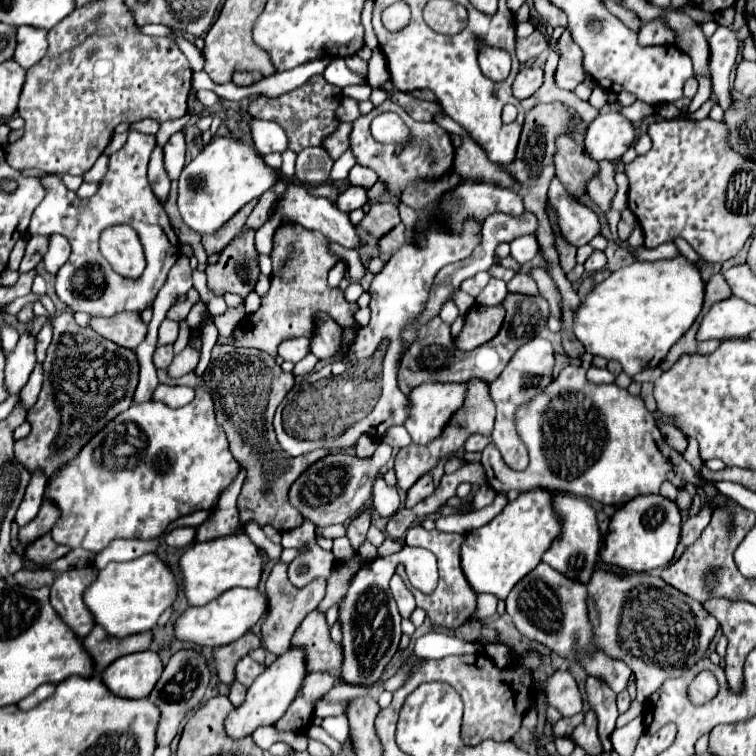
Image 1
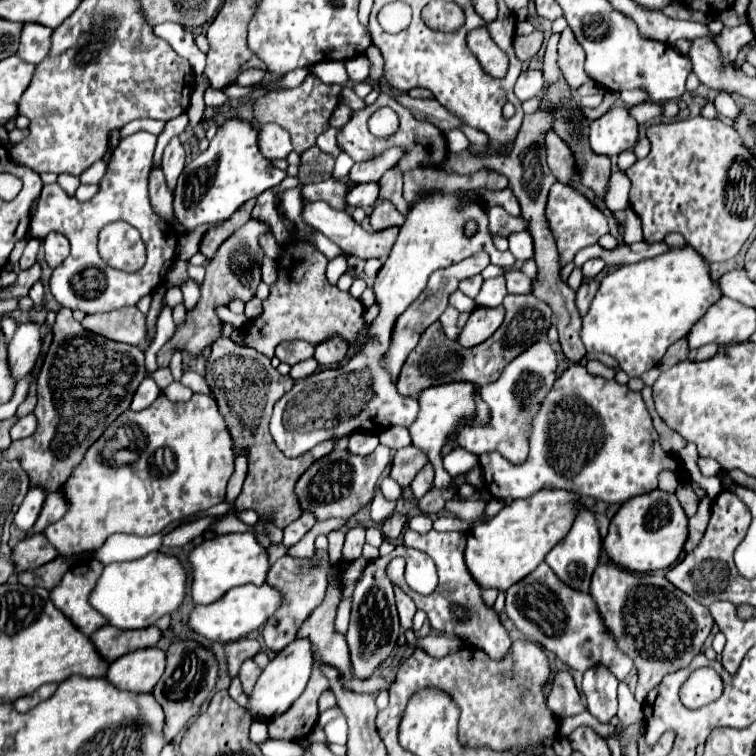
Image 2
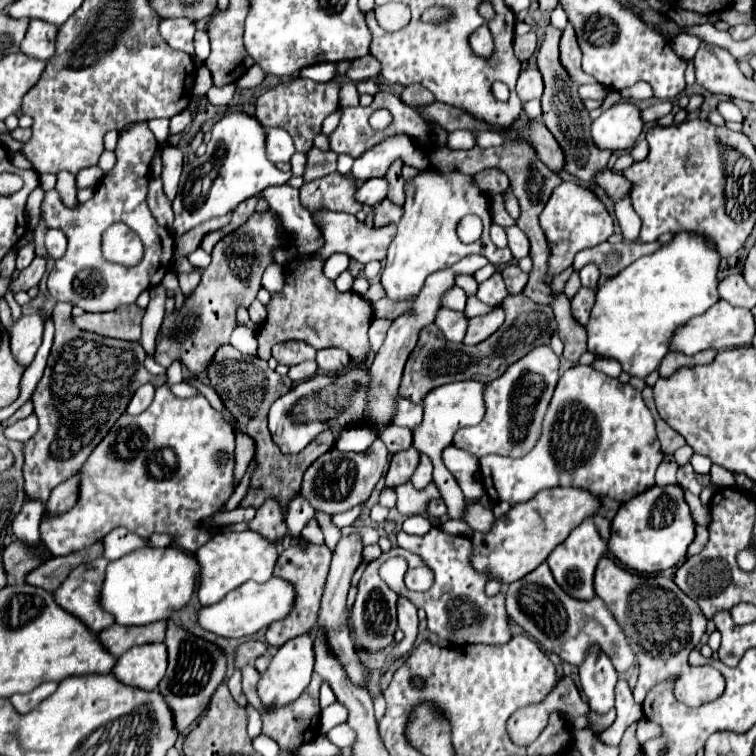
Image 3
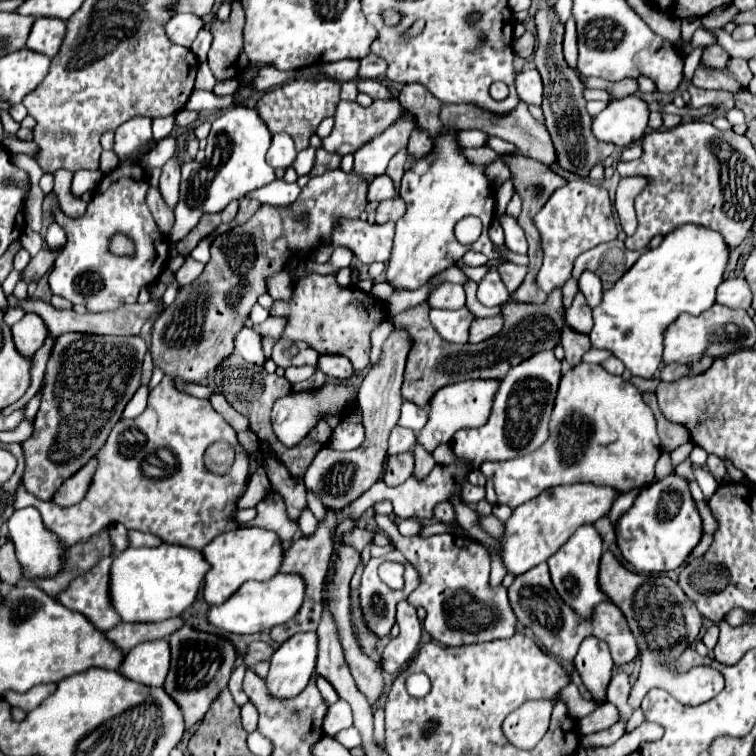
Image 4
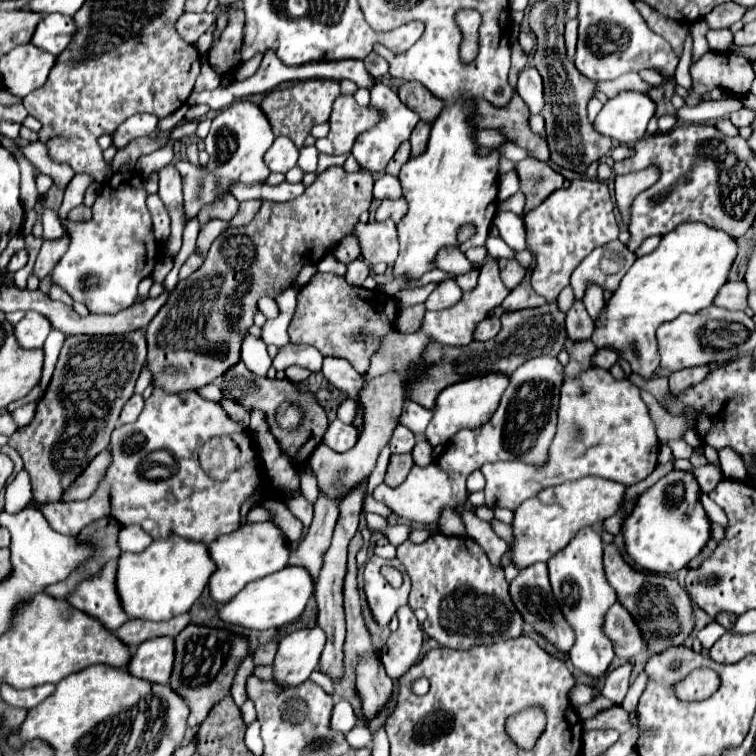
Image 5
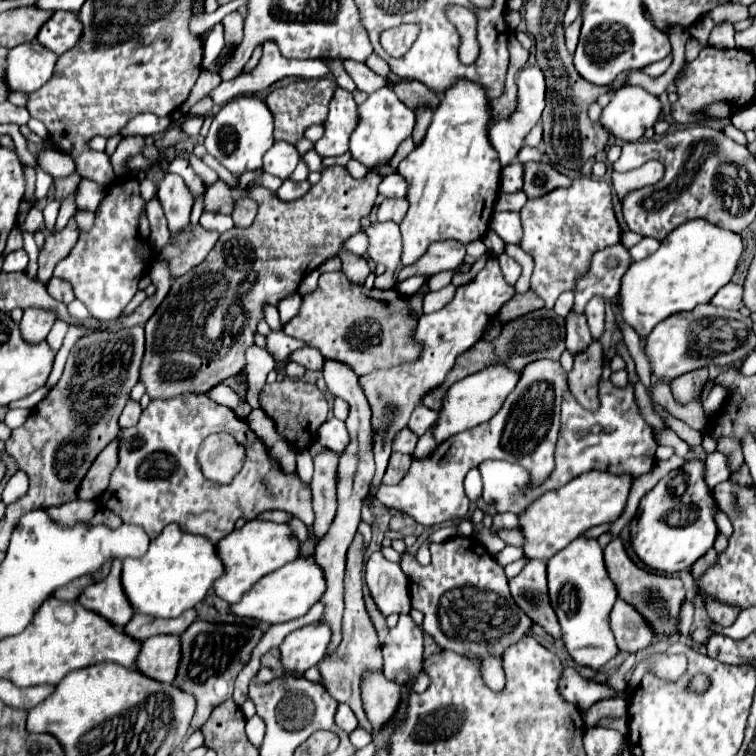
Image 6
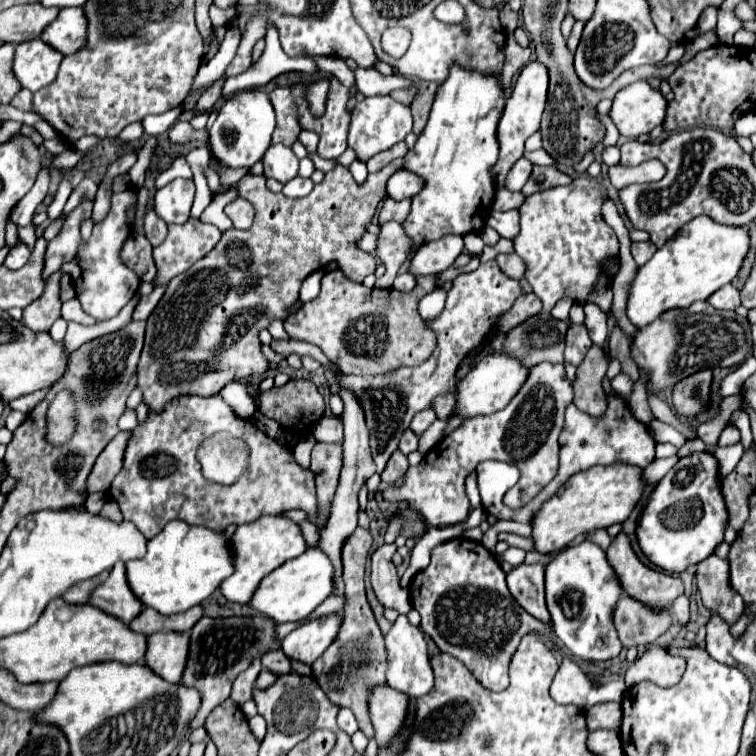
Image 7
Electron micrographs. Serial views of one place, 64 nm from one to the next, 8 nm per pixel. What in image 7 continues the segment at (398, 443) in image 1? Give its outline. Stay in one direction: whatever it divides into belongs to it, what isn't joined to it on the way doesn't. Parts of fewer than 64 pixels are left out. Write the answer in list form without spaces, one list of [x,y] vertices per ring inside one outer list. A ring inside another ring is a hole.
[[[406,430],[406,432],[402,434],[402,438],[400,438],[398,450],[400,450],[402,454],[410,454],[410,452],[414,452],[416,448],[418,448],[418,436],[416,436],[412,430]]]

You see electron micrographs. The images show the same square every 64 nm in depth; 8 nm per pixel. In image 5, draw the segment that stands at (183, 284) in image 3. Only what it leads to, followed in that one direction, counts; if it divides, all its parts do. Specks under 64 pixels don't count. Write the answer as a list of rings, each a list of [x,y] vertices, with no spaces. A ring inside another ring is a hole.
[[[194,252],[194,254],[182,264],[182,268],[180,268],[180,280],[186,280],[192,272],[196,272],[196,270],[202,266],[202,262],[204,262],[204,258]]]

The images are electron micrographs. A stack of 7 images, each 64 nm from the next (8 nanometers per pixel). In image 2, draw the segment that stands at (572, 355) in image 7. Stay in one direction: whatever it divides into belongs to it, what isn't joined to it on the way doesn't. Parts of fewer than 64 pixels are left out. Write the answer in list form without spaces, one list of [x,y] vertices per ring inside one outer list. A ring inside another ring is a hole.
[[[584,280],[582,286],[580,286],[578,292],[576,292],[576,306],[578,306],[578,310],[580,310],[580,316],[584,316],[584,314],[588,312],[594,294],[596,294],[596,282]]]

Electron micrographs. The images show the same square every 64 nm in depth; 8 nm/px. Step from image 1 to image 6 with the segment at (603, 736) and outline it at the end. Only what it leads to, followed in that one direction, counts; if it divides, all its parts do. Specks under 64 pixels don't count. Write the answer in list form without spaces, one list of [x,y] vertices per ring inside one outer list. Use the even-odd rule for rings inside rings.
[[[578,536],[564,550],[548,560],[550,602],[558,614],[568,654],[578,666],[600,670],[618,654],[618,646],[608,626],[610,610],[618,598],[616,586],[608,578],[602,548],[596,538]]]

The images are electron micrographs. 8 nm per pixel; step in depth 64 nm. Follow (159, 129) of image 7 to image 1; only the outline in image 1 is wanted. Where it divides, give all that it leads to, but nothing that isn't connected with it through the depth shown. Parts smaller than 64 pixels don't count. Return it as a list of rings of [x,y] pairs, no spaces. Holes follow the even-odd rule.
[[[130,132],[128,142],[110,156],[110,166],[100,182],[98,192],[92,198],[78,198],[76,192],[68,190],[60,176],[40,176],[48,194],[42,204],[34,210],[30,220],[30,234],[62,234],[72,246],[68,262],[56,274],[56,294],[74,312],[88,312],[90,316],[114,316],[118,312],[142,314],[152,306],[156,292],[164,286],[166,272],[178,260],[178,238],[162,204],[152,194],[146,178],[146,166],[156,146],[154,136],[142,132]],[[128,224],[136,230],[146,256],[146,270],[138,280],[126,280],[116,274],[104,260],[98,248],[98,232],[108,226]]]

